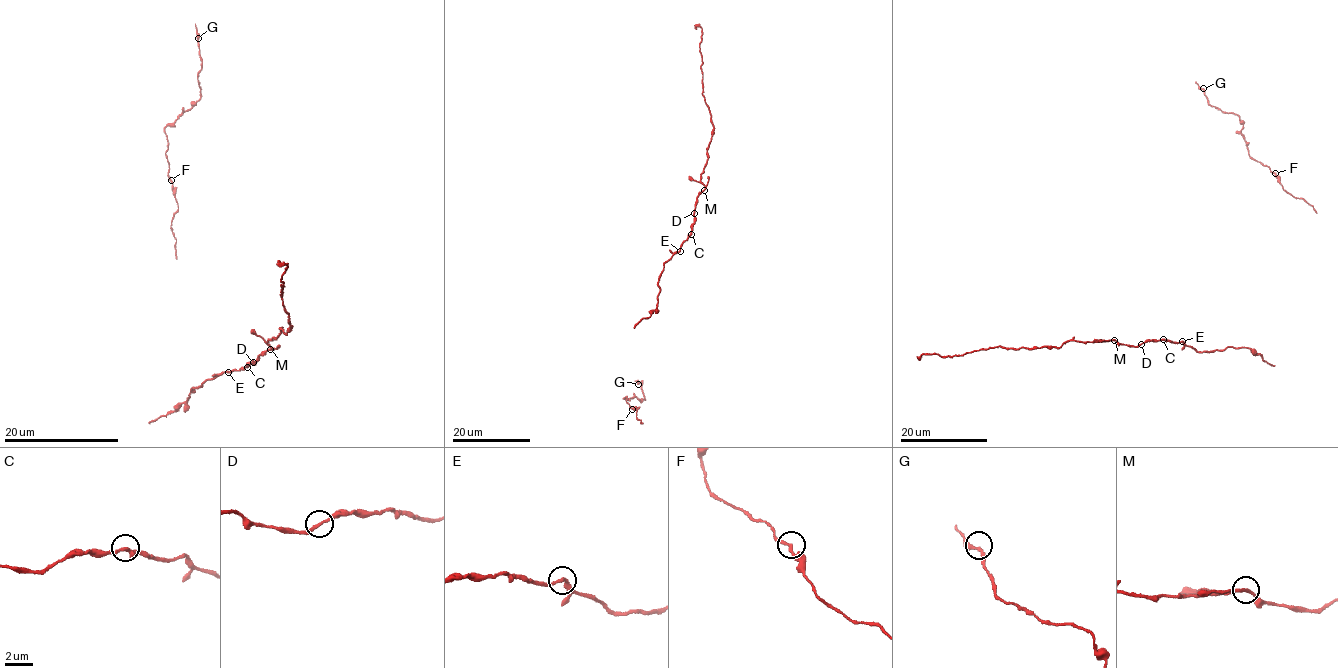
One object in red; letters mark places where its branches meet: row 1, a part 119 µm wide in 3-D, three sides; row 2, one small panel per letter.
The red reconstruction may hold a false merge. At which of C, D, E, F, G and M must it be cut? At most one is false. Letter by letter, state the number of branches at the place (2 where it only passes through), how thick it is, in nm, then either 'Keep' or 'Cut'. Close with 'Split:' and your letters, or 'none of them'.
C: Branches: 2. Thickness 260 nm. Keep
D: Branches: 2. Thickness 200 nm. Keep
E: Branches: 2. Thickness 200 nm. Keep
F: Branches: 2. Thickness 190 nm. Keep
G: Branches: 2. Thickness 240 nm. Keep
M: Branches: 2. Thickness 220 nm. Keep
Split: none of them

